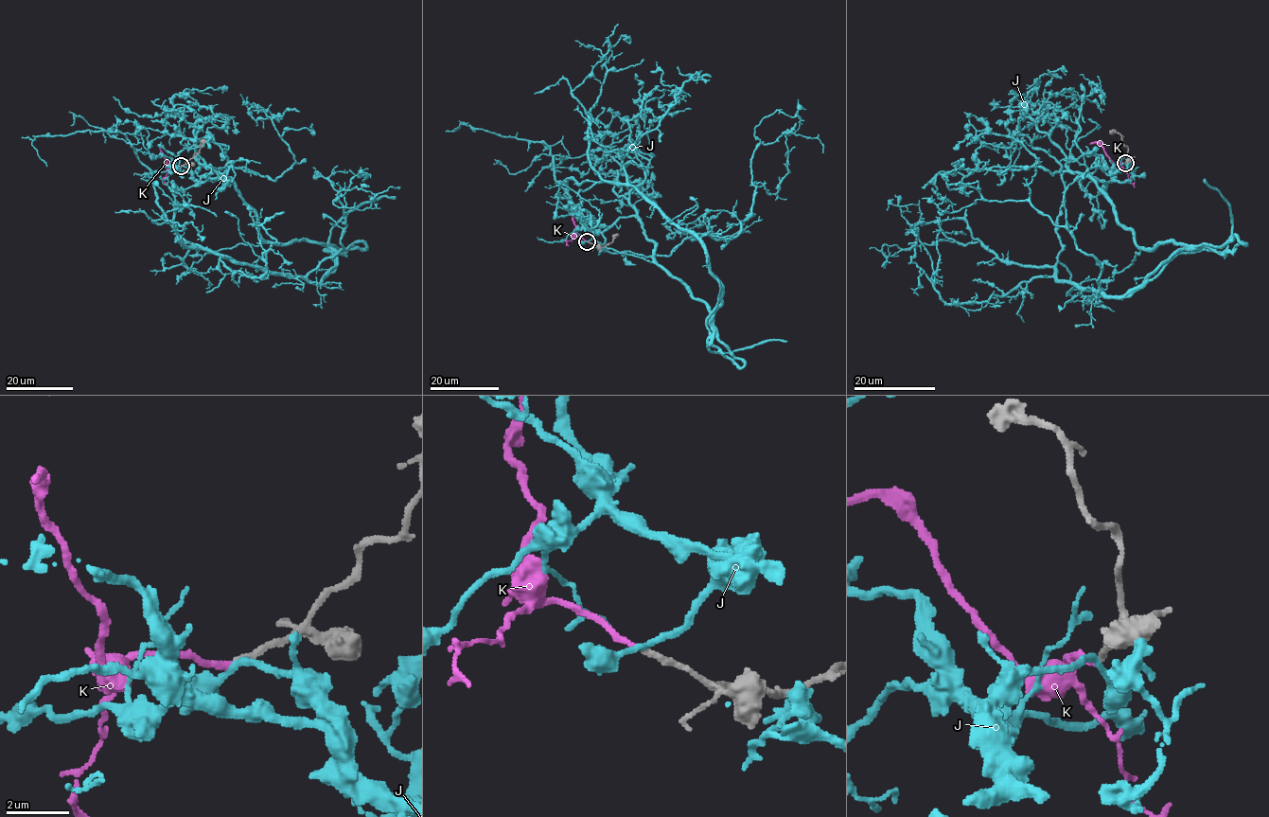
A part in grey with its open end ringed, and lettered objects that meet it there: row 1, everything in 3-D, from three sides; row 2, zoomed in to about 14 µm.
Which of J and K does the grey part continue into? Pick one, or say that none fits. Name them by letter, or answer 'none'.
K

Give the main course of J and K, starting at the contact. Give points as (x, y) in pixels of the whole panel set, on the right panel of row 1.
J: (1125, 163), (1087, 175), (1118, 222), (1189, 248), (1123, 295), (1057, 277), (1062, 168), (1017, 132), (1010, 180)
K: (1125, 163), (1116, 165), (1096, 142), (1090, 144)

